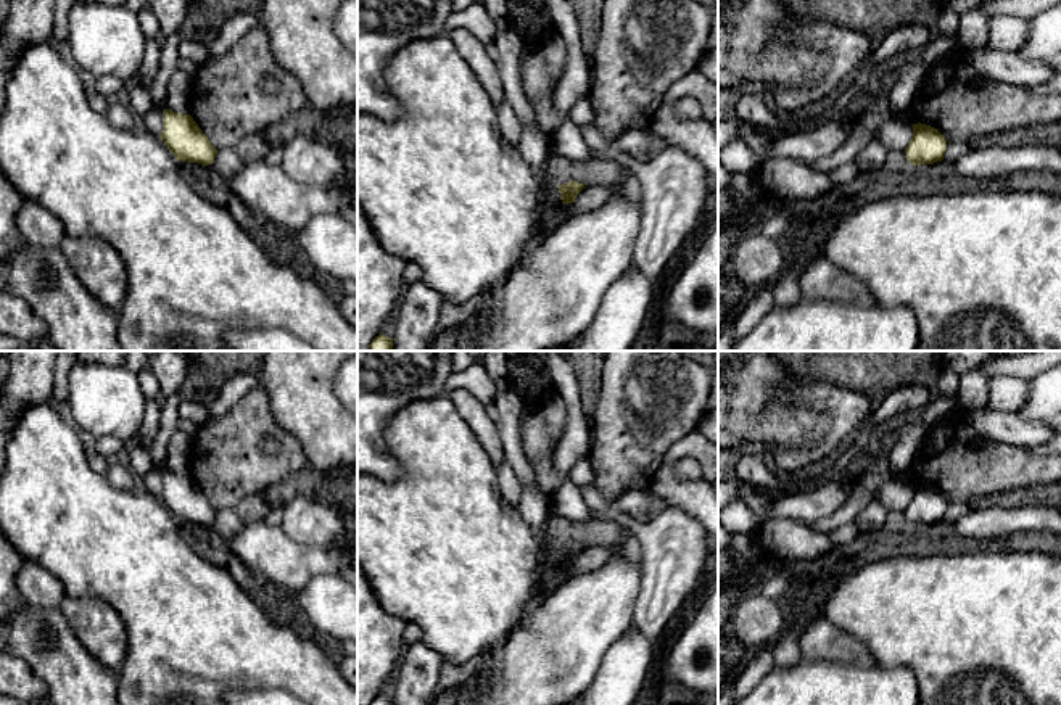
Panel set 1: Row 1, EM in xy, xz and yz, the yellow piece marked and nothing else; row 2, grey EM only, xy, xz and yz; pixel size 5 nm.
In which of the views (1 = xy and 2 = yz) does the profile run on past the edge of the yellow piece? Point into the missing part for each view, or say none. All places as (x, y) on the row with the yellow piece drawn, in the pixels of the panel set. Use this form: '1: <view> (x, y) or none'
1: none
2: none

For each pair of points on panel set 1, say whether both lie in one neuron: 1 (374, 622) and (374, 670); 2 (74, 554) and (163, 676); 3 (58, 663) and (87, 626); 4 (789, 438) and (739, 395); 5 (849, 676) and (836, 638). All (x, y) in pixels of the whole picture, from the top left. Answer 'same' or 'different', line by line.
1: same
2: same
3: different
4: same
5: different

